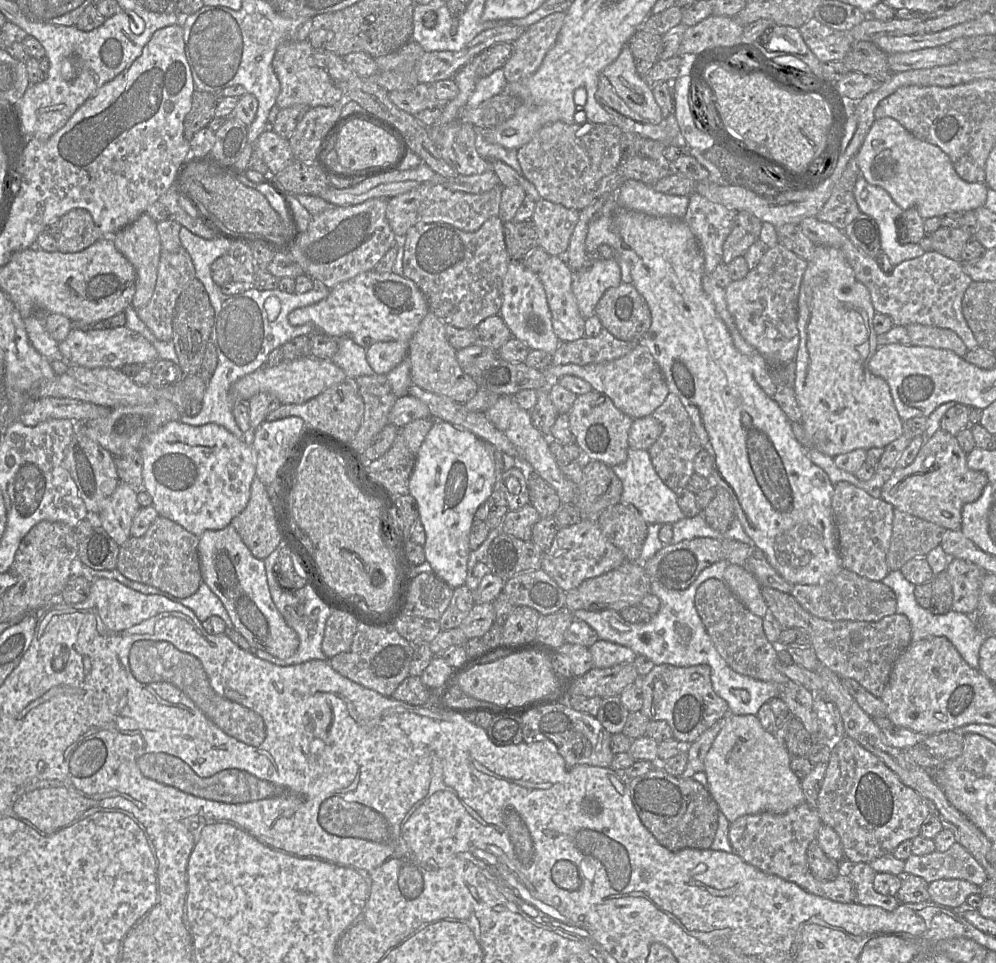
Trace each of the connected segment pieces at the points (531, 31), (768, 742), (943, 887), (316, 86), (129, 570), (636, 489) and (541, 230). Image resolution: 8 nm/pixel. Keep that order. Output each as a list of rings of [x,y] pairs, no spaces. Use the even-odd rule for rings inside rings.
[[[566,12],[553,13],[528,27],[513,42],[512,55],[502,67],[508,83],[519,82],[535,73],[554,46]]]
[[[727,714],[721,721],[722,727],[705,757],[703,772],[706,774],[710,795],[730,823],[745,815],[763,812],[782,814],[805,803],[801,780],[790,767],[791,755],[786,746],[774,734],[763,729],[756,715]]]
[[[940,879],[928,885],[930,901],[951,909],[961,909],[971,894],[979,894],[980,887],[962,879]]]
[[[306,39],[303,41],[284,41],[276,49],[272,66],[280,82],[280,92],[276,99],[276,105],[288,108],[296,104],[307,107],[342,105],[345,100],[341,89],[333,82],[325,69],[310,66],[308,58],[314,49]]]
[[[159,515],[144,535],[131,536],[120,546],[117,569],[130,580],[155,586],[174,597],[186,598],[194,594],[203,581],[198,544],[198,536]]]
[[[629,447],[626,461],[613,466],[612,469],[622,482],[621,502],[633,505],[648,525],[673,524],[685,517],[677,503],[676,493],[663,483],[647,450]]]
[[[545,199],[537,201],[532,222],[537,232],[538,246],[550,256],[564,257],[579,214],[576,209]]]

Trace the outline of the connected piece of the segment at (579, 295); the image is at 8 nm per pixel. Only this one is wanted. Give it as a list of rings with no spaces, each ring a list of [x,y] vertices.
[[[616,256],[603,260],[587,258],[579,270],[573,271],[571,284],[582,316],[594,315],[596,304],[604,292],[620,283],[621,269]]]

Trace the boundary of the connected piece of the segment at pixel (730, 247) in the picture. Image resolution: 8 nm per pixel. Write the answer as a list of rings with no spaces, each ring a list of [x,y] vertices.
[[[738,211],[730,234],[723,244],[722,262],[729,264],[738,256],[744,256],[749,247],[759,239],[762,221],[749,211]]]

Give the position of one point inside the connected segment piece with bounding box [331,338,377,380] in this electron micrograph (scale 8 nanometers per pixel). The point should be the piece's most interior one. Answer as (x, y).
(351, 358)

